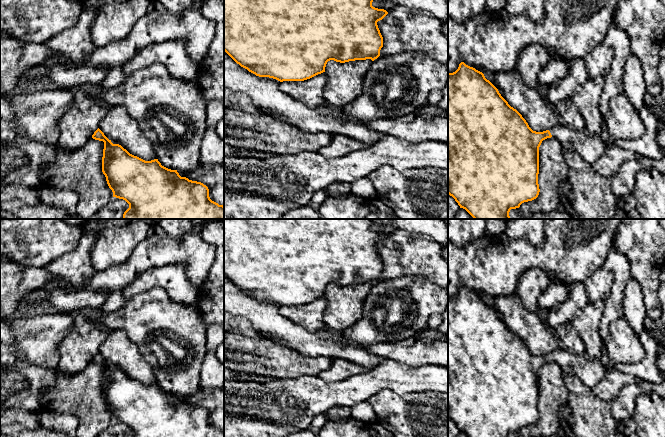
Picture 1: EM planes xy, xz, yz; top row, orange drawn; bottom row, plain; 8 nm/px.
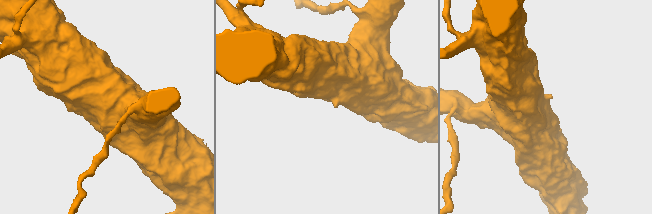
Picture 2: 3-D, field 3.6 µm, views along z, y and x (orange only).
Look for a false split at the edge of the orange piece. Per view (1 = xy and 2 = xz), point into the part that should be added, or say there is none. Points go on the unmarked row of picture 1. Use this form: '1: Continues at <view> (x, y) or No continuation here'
1: No continuation here
2: No continuation here

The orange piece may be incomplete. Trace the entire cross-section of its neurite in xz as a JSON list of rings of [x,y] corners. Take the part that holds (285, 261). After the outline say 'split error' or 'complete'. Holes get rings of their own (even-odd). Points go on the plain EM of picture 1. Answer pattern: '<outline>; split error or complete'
[[[224,219],[224,275],[259,301],[304,305],[325,296],[328,285],[345,287],[380,280],[383,261],[377,246],[388,236],[372,230],[371,219]]]; complete

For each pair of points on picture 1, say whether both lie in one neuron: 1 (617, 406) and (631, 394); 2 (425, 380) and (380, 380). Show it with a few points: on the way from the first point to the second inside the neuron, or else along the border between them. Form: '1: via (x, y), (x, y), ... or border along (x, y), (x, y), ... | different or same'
1: via (620, 405), (628, 397) | same
2: via (414, 380), (391, 380) | same

